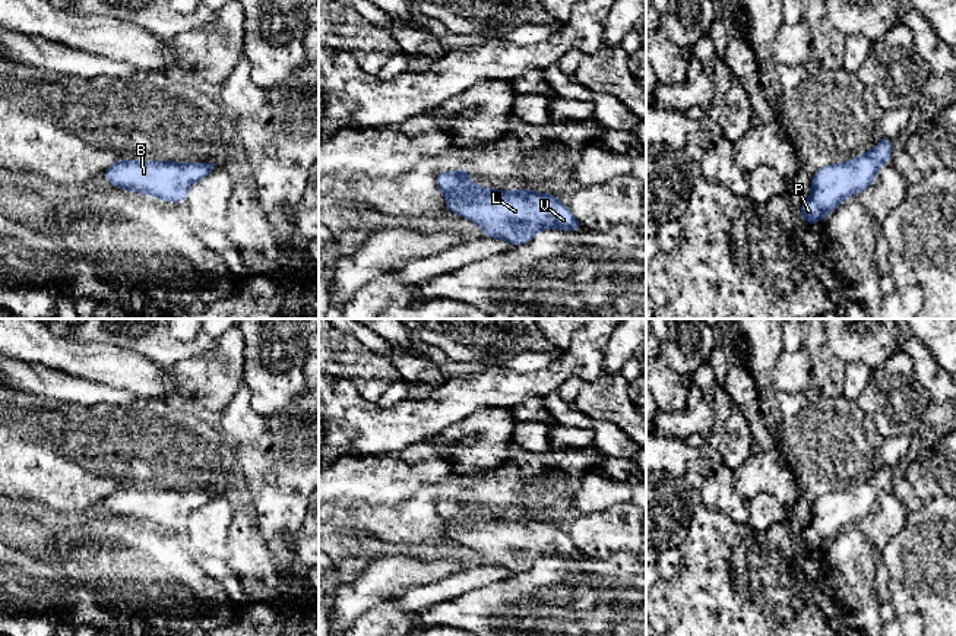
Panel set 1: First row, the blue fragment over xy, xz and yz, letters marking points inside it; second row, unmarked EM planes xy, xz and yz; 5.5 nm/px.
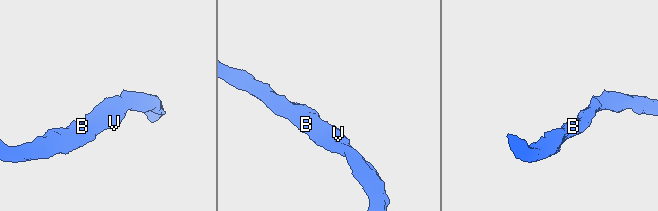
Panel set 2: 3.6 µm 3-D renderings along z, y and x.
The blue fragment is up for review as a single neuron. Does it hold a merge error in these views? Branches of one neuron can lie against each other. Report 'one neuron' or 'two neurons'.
one neuron

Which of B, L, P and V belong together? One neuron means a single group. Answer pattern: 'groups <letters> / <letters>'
groups B L P V

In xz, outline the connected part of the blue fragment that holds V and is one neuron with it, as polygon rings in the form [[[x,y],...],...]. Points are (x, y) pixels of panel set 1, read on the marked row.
[[[471,168],[444,171],[436,178],[447,208],[478,224],[484,235],[503,238],[513,246],[529,243],[541,230],[582,231],[583,225],[554,194],[528,189],[487,190],[469,181]]]

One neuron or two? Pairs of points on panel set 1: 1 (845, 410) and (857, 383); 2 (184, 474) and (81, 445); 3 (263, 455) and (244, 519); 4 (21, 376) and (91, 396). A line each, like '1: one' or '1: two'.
1: two
2: one
3: two
4: one

